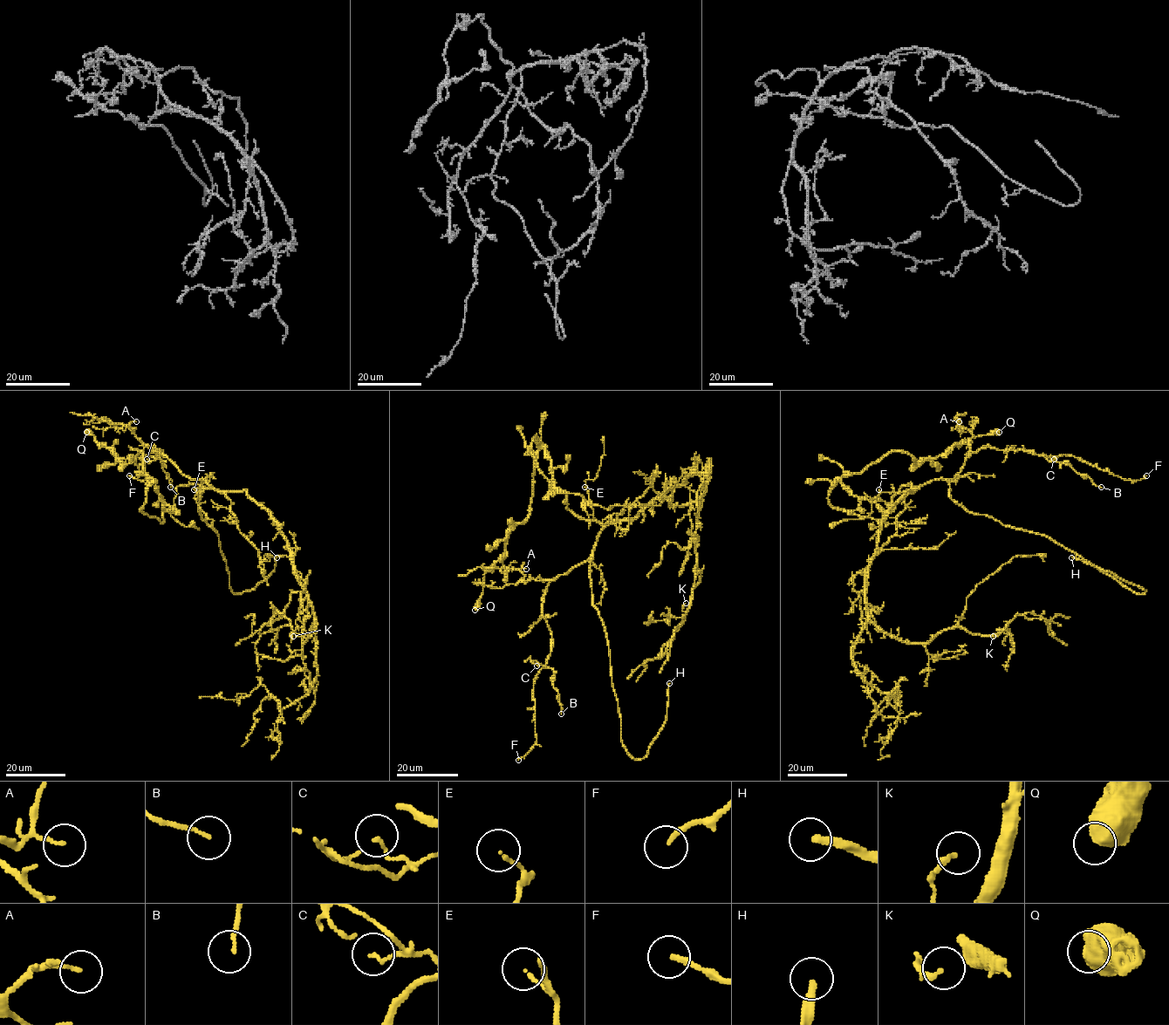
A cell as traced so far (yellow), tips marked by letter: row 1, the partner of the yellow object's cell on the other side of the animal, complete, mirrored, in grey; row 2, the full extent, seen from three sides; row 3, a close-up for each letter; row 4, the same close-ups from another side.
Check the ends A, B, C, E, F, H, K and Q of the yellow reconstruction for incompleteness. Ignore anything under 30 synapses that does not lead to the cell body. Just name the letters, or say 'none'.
H

